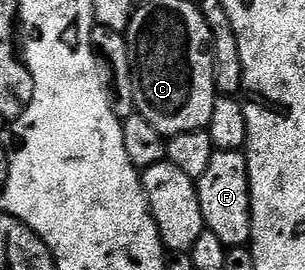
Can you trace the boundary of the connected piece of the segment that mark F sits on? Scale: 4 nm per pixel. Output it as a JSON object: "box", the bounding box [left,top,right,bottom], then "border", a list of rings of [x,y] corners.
{"box":[196,150,252,248],"border":[[[216,150],[206,167],[206,172],[198,180],[196,187],[198,204],[202,208],[204,229],[214,232],[218,240],[229,248],[244,248],[252,241],[252,197],[250,196],[250,180],[248,179],[248,159],[239,150]]]}

